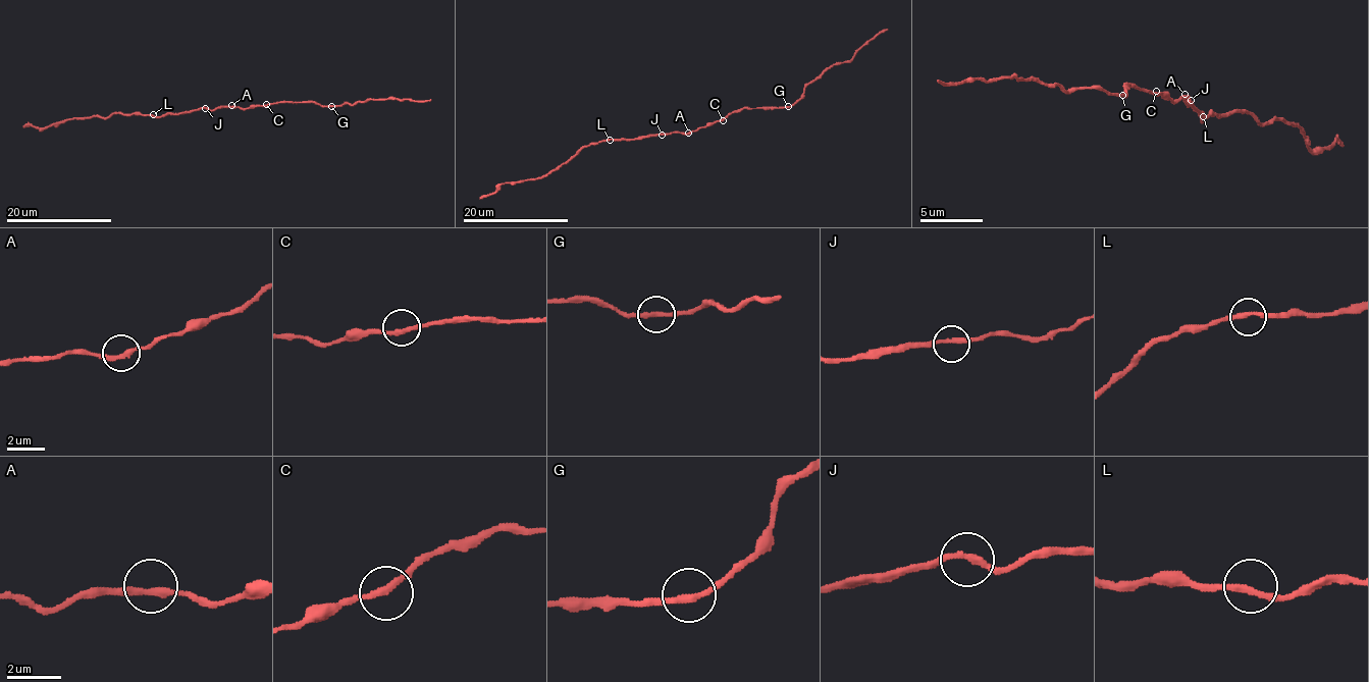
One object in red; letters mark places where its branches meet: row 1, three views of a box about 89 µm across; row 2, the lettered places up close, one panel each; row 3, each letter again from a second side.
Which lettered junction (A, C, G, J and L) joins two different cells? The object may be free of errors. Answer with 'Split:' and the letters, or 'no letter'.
Split: no letter

